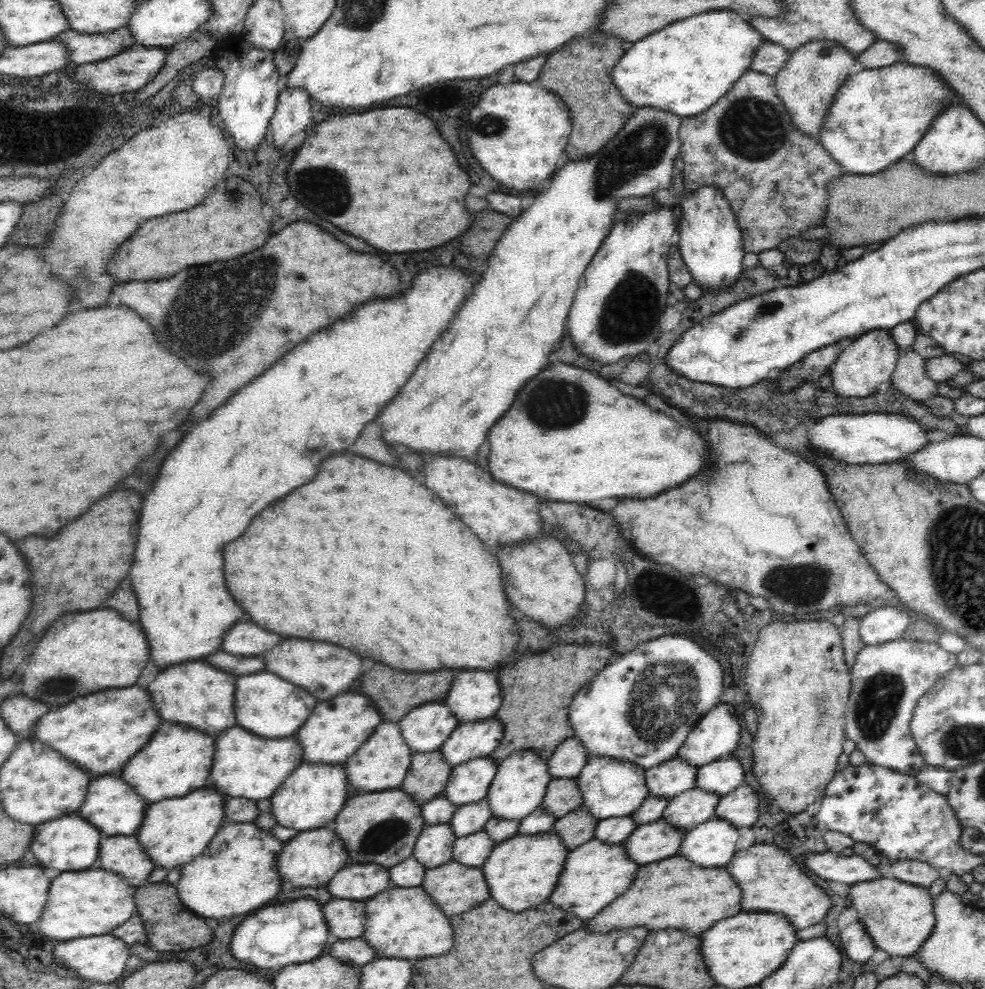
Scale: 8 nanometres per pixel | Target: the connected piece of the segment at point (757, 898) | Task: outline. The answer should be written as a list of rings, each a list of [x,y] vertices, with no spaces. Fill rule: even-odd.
[[[754,844],[747,850],[735,852],[725,870],[742,890],[742,912],[784,915],[798,931],[820,923],[830,910],[830,898],[804,874],[790,854],[776,846]]]

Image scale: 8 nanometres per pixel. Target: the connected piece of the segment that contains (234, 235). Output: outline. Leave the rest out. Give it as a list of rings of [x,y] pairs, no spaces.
[[[228,174],[226,180],[218,180],[196,208],[142,222],[130,240],[110,258],[106,273],[120,282],[164,280],[186,266],[222,262],[248,254],[272,235],[270,224],[261,218],[262,206],[259,192],[249,181]]]

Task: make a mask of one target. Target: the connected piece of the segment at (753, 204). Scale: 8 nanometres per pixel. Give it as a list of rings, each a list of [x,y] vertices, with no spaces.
[[[752,69],[741,76],[731,90],[706,112],[683,117],[679,137],[680,155],[685,164],[681,186],[688,193],[695,193],[702,187],[712,187],[724,195],[742,231],[746,253],[758,255],[765,250],[777,249],[786,238],[816,228],[826,214],[826,184],[840,178],[845,172],[819,140],[804,135],[794,127],[778,96],[775,78]]]

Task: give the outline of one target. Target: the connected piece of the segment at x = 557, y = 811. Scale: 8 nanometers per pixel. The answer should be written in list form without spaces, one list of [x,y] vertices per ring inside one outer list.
[[[562,778],[562,780],[549,781],[540,808],[546,810],[551,816],[562,818],[581,806],[577,781]]]

